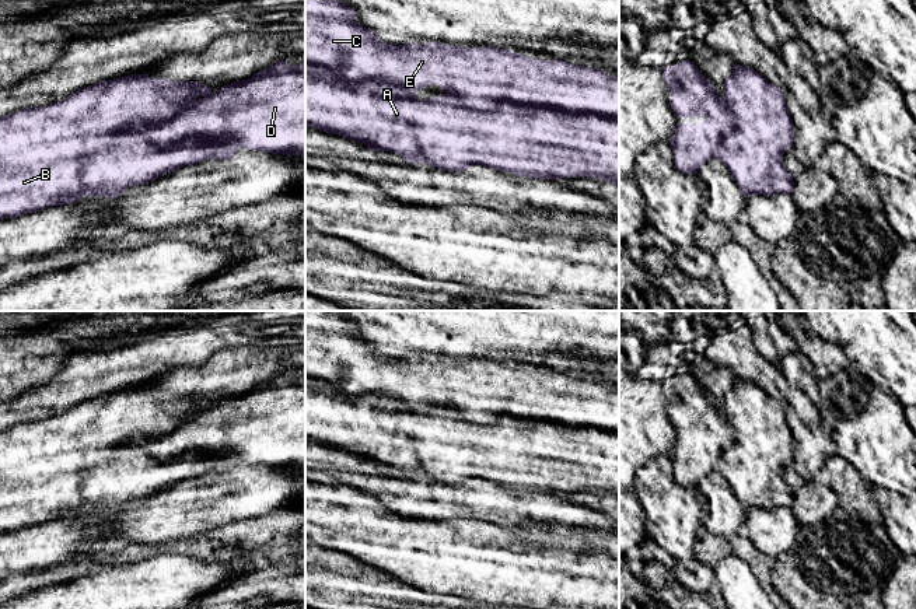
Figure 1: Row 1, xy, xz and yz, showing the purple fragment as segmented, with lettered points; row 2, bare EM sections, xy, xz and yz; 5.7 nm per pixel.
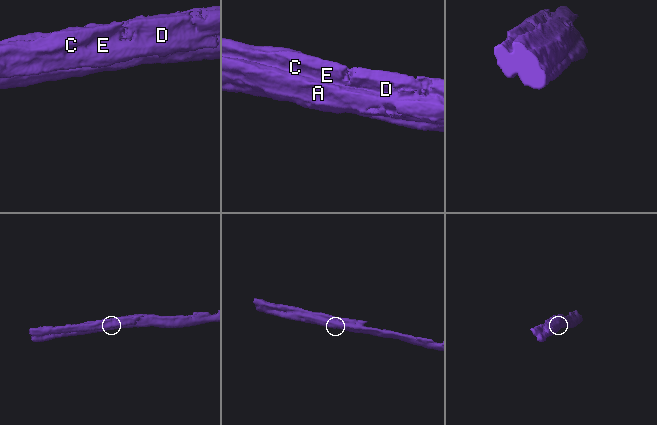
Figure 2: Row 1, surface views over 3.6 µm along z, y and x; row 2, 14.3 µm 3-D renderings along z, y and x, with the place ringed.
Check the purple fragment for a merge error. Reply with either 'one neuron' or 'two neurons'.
two neurons

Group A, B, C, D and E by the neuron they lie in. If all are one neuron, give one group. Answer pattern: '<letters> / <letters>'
A B / C D E

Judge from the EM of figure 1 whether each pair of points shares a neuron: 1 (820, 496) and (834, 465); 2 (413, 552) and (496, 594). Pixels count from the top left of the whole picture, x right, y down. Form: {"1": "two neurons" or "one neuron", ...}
{"1": "two neurons", "2": "one neuron"}

